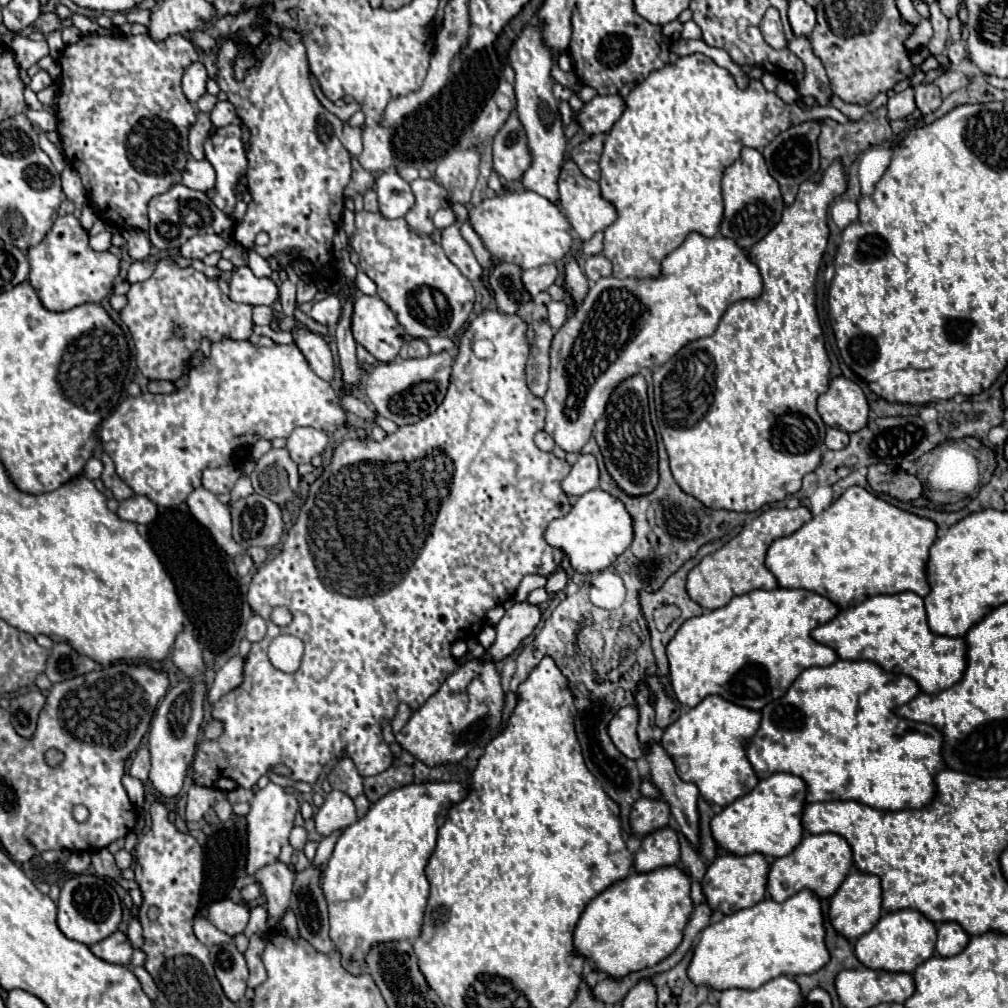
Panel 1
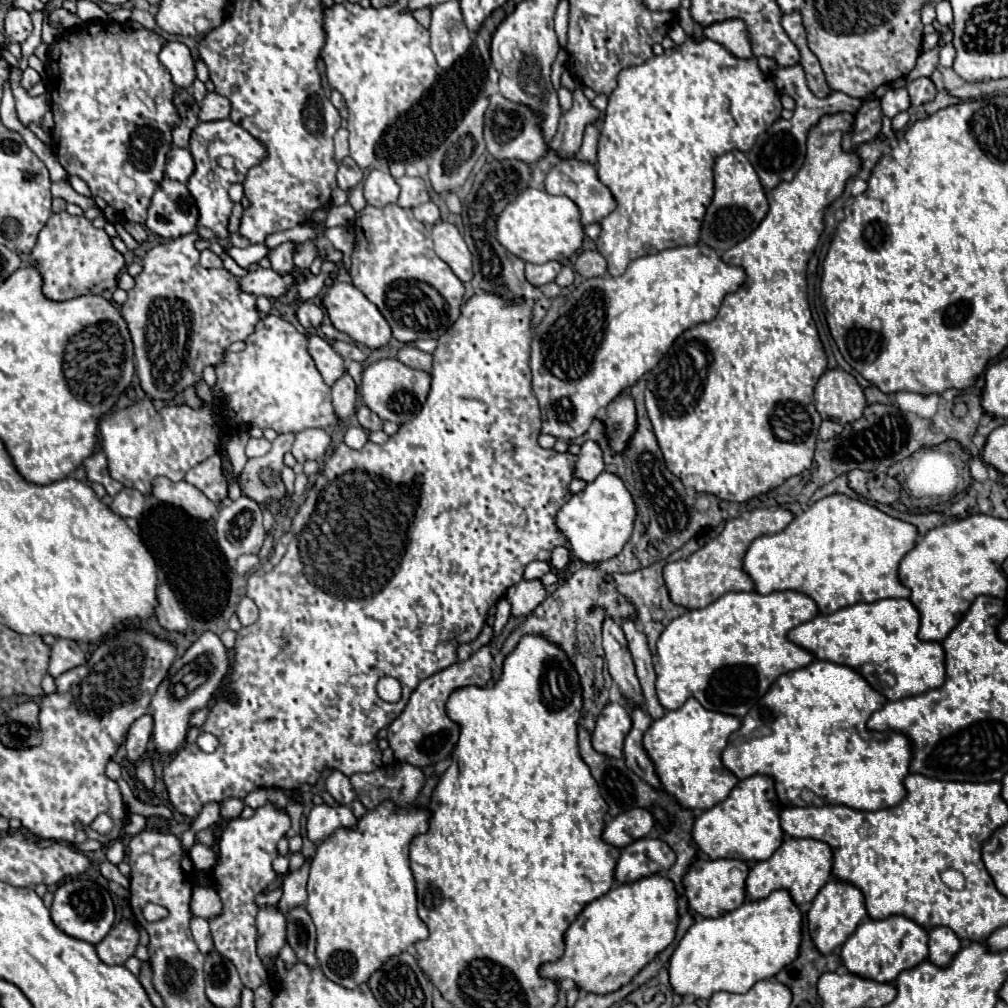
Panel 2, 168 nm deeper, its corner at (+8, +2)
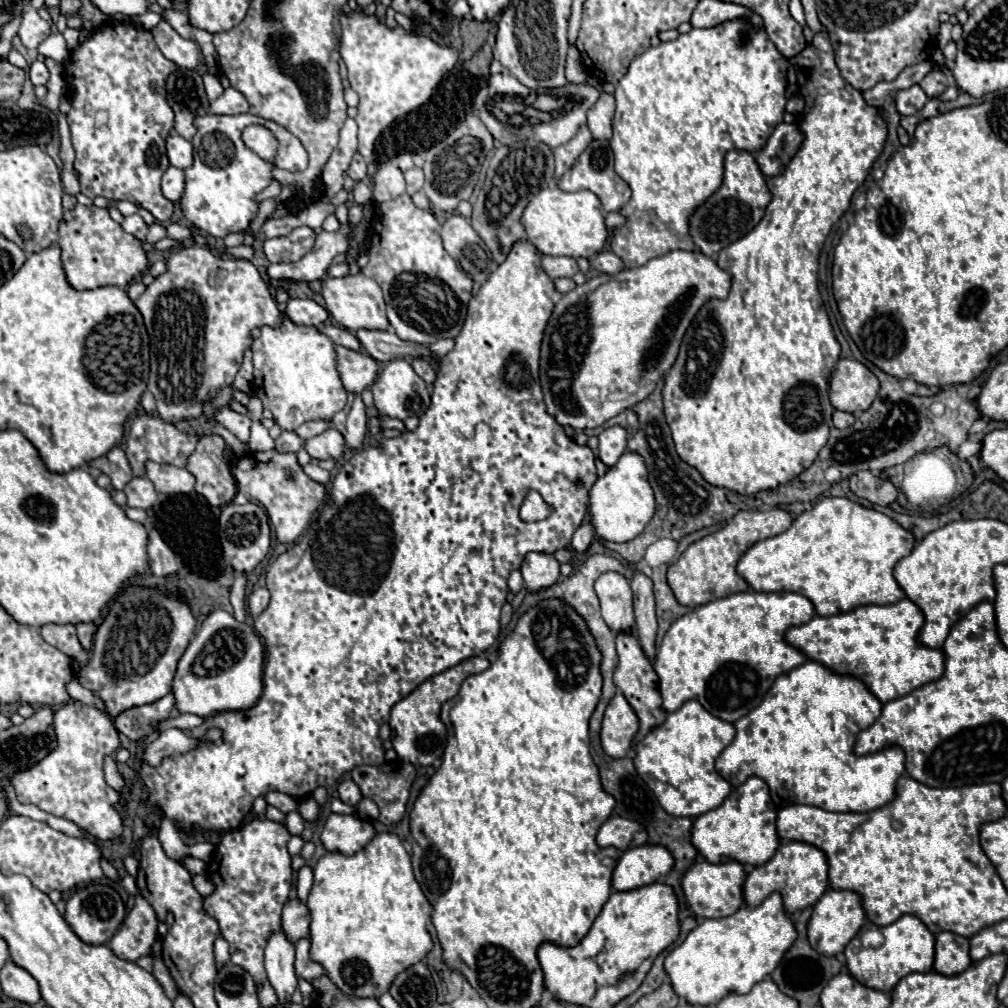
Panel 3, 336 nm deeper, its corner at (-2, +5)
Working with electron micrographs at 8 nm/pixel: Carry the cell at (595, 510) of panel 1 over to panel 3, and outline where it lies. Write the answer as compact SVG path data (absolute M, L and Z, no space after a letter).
M624 453L618 463L604 473L604 477L598 477L588 493L588 513L594 535L604 541L626 543L644 531L654 515L654 493L640 455Z

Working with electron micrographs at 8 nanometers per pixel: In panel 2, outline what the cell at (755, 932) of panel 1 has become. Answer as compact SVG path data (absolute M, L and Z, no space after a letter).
M776 890L762 900L748 900L720 918L696 920L670 956L672 990L680 996L692 994L706 1000L718 990L748 992L758 980L772 978L782 964L794 960L800 944L800 924L802 914L786 890Z

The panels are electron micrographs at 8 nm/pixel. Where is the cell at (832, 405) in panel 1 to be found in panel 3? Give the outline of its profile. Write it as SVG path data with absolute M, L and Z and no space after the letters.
M840 359L838 361L838 365L834 367L832 377L830 377L830 403L834 409L848 411L858 417L872 405L876 395L878 395L878 379L866 365L862 365L856 359Z

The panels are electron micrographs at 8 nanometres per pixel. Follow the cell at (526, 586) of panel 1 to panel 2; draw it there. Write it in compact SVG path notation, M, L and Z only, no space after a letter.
M530 562L528 566L526 566L526 570L524 570L524 578L526 580L534 580L534 578L542 578L546 572L550 572L552 570L552 566L550 566L550 562Z

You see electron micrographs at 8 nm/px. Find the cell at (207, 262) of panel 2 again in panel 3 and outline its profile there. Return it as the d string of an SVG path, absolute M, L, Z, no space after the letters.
M240 245L237 247L231 247L226 249L227 254L230 254L236 258L242 258L247 260L251 260L253 258L254 252L254 248L251 245Z

